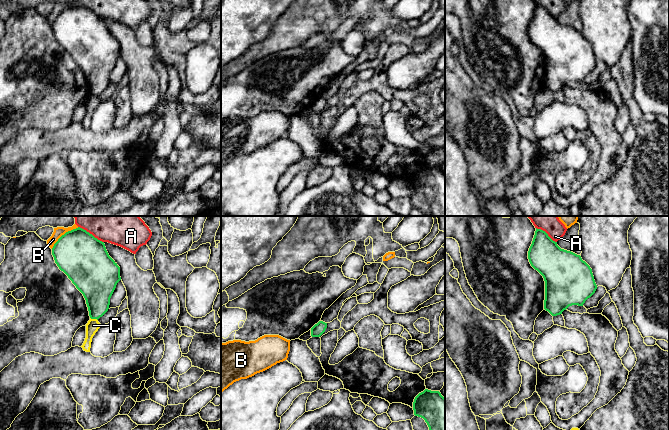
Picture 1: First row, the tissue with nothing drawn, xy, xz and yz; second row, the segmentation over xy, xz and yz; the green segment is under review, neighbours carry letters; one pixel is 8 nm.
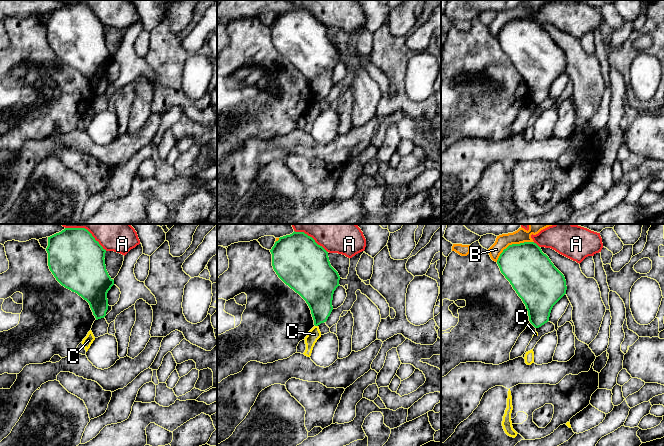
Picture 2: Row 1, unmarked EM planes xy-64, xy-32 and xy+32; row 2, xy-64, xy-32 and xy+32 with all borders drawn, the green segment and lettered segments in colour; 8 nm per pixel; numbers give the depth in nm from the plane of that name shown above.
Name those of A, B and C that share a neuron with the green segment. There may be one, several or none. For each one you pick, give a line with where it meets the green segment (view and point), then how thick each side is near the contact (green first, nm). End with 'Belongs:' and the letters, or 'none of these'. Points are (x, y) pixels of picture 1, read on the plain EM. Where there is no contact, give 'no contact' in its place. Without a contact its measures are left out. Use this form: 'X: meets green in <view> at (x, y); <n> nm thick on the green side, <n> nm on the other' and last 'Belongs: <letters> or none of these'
Belongs: none of these

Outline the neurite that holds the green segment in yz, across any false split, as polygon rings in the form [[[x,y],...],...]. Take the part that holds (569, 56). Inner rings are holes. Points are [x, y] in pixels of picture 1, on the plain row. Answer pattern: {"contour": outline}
{"contour": [[[536,4],[528,35],[544,54],[544,85],[552,92],[572,81],[583,82],[597,65],[592,45],[581,32],[561,25],[541,5]]]}

